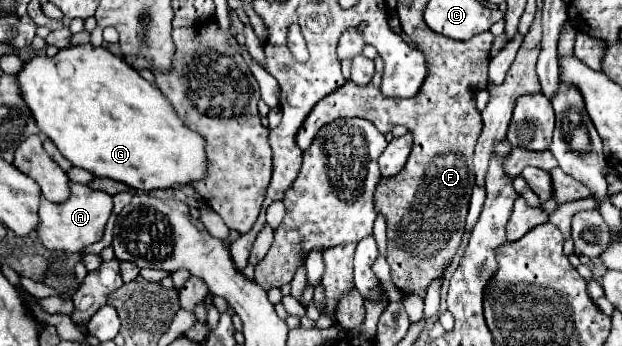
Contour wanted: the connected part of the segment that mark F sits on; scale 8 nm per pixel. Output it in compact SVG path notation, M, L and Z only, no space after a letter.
M411 16L411 26L419 26L419 50L427 62L427 78L421 84L417 96L408 99L385 98L379 92L383 60L375 58L375 76L367 86L357 86L351 80L331 92L325 100L321 100L315 110L307 116L303 128L297 132L297 146L301 150L309 148L315 134L329 122L337 118L367 118L379 130L391 130L397 124L403 124L413 134L413 148L405 168L397 176L383 178L375 190L375 206L381 216L387 218L387 262L391 266L391 276L397 288L405 292L415 292L425 296L427 286L433 278L437 278L451 262L457 246L463 238L463 226L467 216L467 206L471 200L471 190L475 184L473 174L473 148L483 128L481 112L475 106L475 92L487 86L487 64L489 64L489 48L493 42L493 34L477 34L473 40L449 40L447 36L437 36L425 28L421 16Z

